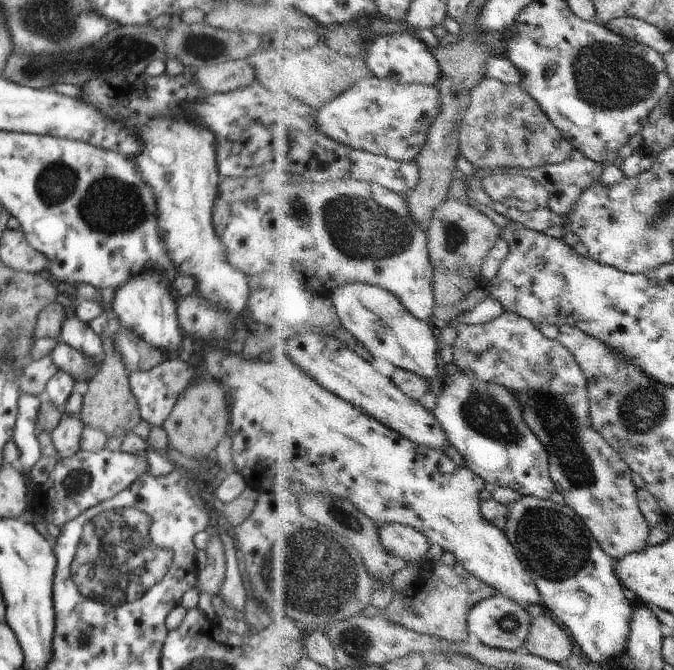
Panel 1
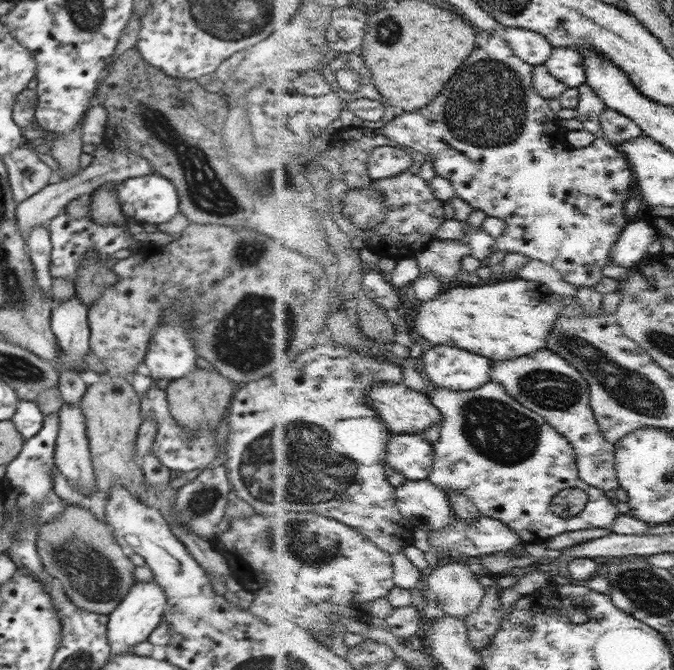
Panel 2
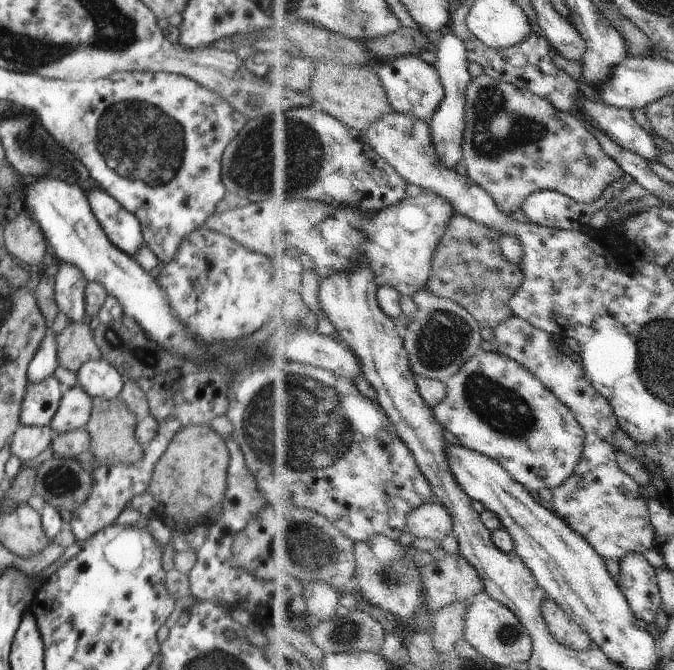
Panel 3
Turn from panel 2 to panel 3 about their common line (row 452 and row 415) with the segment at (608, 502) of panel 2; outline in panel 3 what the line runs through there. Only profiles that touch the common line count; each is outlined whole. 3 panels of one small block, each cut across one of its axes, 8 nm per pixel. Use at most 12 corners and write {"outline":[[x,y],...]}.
{"outline":[[481,350],[438,420],[530,492],[577,472],[588,434],[527,366]]}

